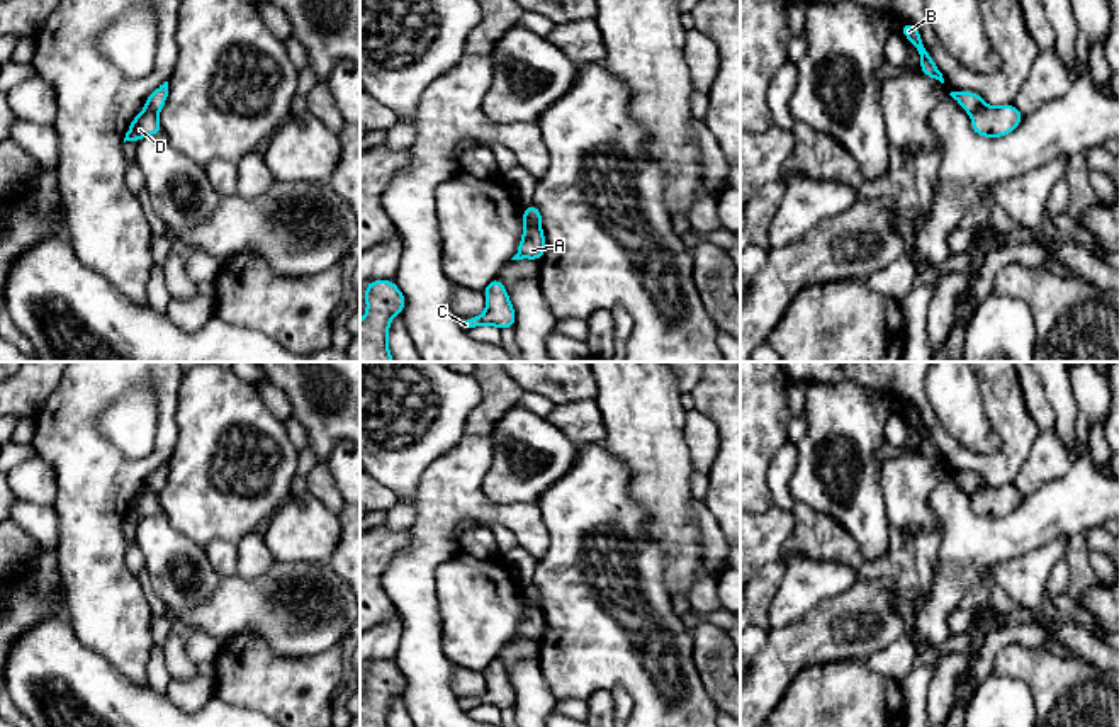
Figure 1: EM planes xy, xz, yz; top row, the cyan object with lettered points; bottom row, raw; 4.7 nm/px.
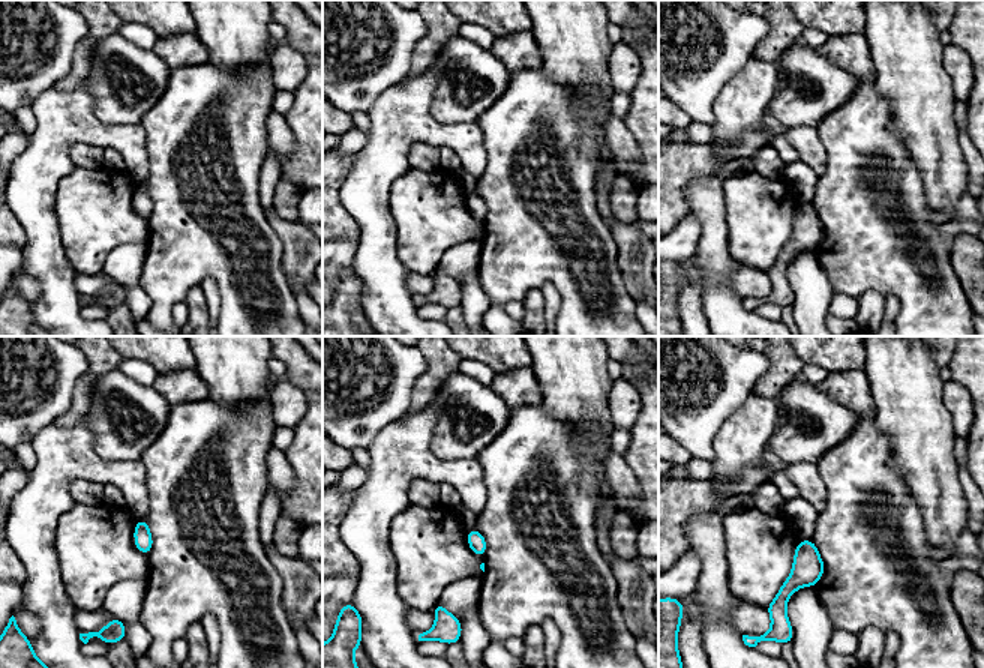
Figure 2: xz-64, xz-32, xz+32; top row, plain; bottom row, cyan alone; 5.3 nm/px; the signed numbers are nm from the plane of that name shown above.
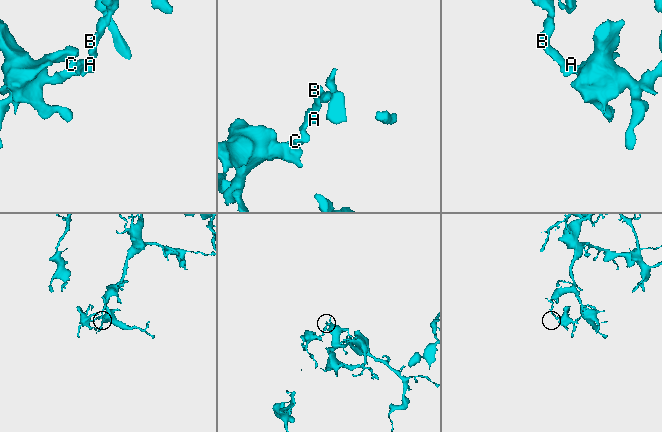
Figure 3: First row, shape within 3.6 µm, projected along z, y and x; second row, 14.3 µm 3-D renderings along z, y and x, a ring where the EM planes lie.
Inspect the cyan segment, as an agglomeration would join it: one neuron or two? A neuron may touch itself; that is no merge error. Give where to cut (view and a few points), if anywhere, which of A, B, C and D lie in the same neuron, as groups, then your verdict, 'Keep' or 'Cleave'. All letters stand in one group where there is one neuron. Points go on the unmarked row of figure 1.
Split along xz (523, 595), (539, 607). Groups: A C D / B. Cleave

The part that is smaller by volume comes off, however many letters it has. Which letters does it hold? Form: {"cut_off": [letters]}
{"cut_off": ["A", "C", "D"]}

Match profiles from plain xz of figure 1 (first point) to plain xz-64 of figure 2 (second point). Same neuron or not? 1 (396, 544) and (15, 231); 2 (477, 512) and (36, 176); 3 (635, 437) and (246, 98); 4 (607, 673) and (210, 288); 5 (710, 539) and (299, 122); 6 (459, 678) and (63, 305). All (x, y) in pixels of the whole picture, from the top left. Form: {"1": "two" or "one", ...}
{"1": "one", "2": "one", "3": "two", "4": "two", "5": "two", "6": "two"}

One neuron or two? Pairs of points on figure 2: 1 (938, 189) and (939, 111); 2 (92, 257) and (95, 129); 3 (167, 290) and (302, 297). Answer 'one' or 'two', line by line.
1: one
2: two
3: two

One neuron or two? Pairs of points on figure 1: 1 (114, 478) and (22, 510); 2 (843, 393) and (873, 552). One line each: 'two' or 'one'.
1: two
2: one

